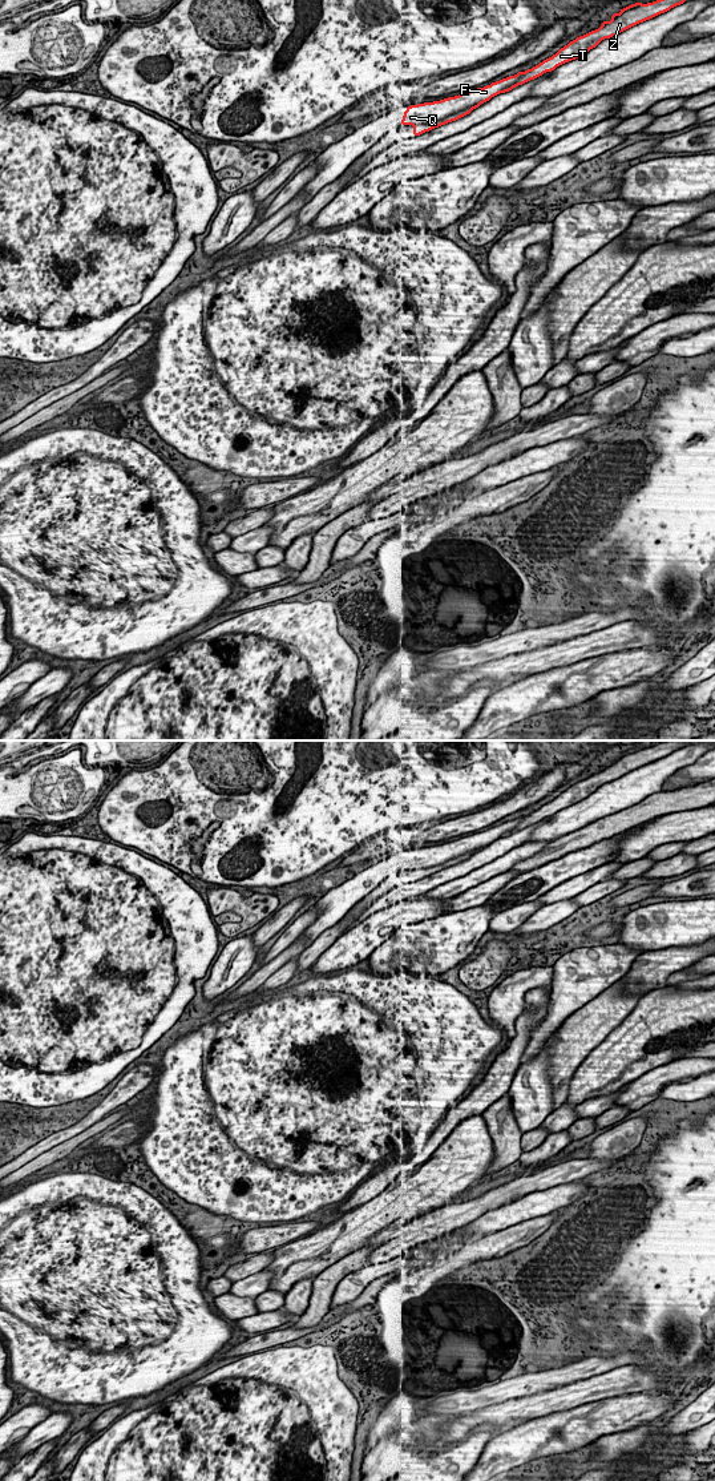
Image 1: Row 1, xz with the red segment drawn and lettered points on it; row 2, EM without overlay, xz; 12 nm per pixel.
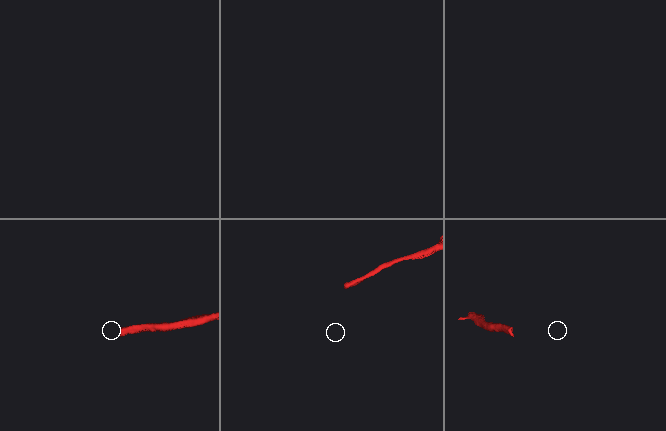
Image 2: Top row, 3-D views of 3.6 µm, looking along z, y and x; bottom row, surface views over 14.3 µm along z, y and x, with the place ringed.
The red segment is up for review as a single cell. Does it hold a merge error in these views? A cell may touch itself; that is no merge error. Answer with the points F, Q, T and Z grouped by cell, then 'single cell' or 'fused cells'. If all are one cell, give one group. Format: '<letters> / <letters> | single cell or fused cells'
F Q / T Z | fused cells

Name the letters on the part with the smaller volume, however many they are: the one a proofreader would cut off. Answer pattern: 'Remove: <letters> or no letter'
Remove: T, Z

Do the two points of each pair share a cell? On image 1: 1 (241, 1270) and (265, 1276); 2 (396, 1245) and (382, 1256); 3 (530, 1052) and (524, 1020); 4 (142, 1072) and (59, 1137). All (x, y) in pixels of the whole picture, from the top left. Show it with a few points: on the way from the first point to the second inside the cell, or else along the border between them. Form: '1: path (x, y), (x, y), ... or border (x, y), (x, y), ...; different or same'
1: border (263, 1268), (233, 1283); different
2: path (392, 1249), (386, 1254); same
3: border (545, 1016), (532, 1032), (516, 1069); different
4: path (121, 1093), (80, 1126); same

